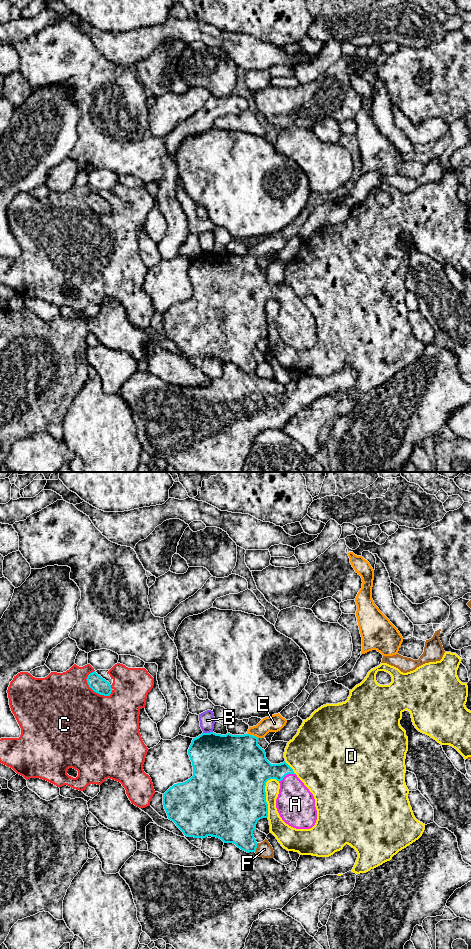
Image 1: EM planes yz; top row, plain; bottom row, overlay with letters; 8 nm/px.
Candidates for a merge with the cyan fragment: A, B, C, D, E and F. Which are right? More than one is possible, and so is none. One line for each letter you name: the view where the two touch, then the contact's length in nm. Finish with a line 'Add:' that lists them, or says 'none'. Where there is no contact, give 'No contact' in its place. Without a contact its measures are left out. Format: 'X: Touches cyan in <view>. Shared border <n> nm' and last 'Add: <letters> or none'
A: Touches cyan in yz. Shared border 140 nm
Add: A

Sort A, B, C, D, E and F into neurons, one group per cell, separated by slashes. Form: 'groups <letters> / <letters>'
groups A / B / C / D / E / F

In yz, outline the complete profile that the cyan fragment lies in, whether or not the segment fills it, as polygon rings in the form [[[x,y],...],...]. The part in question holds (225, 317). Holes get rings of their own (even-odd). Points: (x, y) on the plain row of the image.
[[[202,253],[193,258],[188,275],[193,296],[183,303],[174,304],[163,314],[163,325],[168,339],[187,357],[212,356],[224,363],[233,363],[241,370],[256,372],[253,351],[257,342],[268,337],[265,306],[270,299],[280,303],[276,328],[282,340],[296,349],[310,349],[317,340],[313,314],[284,281],[271,284],[265,270],[258,265],[258,257],[244,254],[226,255]]]

